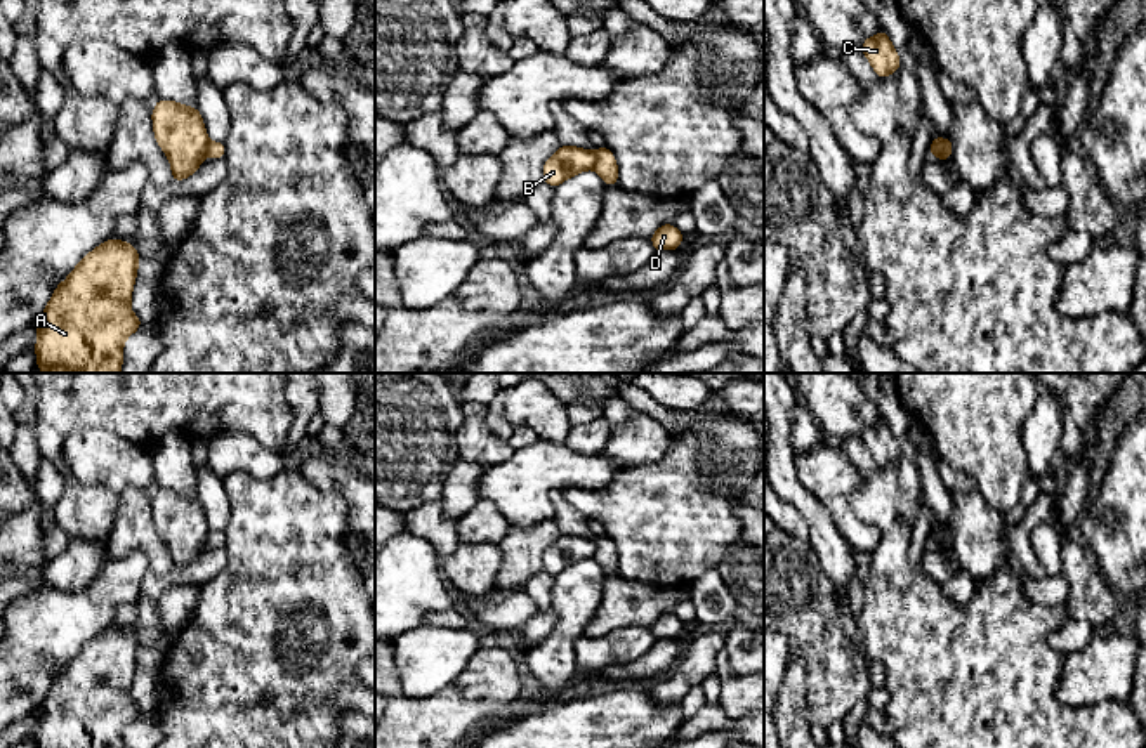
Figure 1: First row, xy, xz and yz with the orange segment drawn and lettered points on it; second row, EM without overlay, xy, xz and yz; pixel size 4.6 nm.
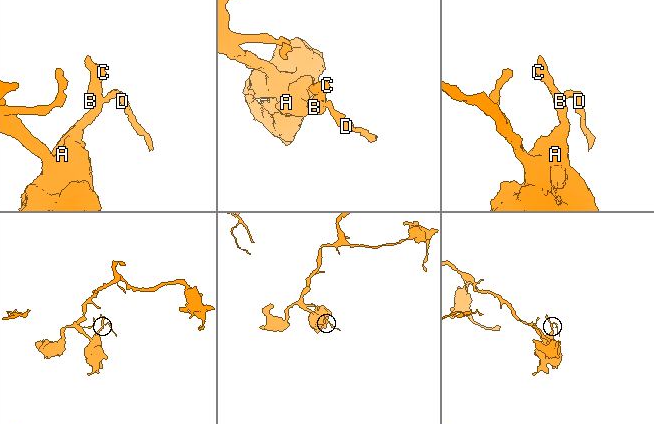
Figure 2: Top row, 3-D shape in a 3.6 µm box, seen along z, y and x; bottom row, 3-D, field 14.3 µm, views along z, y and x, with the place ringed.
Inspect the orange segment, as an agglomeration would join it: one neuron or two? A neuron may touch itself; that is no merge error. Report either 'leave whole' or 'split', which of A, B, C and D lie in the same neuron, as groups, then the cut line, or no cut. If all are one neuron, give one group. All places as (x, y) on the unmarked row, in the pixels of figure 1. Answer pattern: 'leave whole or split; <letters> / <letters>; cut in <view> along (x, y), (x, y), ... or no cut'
split; A B C / D; cut in xz along (596, 542), (592, 556)

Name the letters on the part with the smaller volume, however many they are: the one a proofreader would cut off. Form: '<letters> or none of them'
D

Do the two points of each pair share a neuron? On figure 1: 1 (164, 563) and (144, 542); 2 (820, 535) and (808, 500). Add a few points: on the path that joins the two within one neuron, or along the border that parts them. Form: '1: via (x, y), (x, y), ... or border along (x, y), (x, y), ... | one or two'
1: via (158, 557), (150, 547) | one
2: via (820, 526), (811, 509) | one

